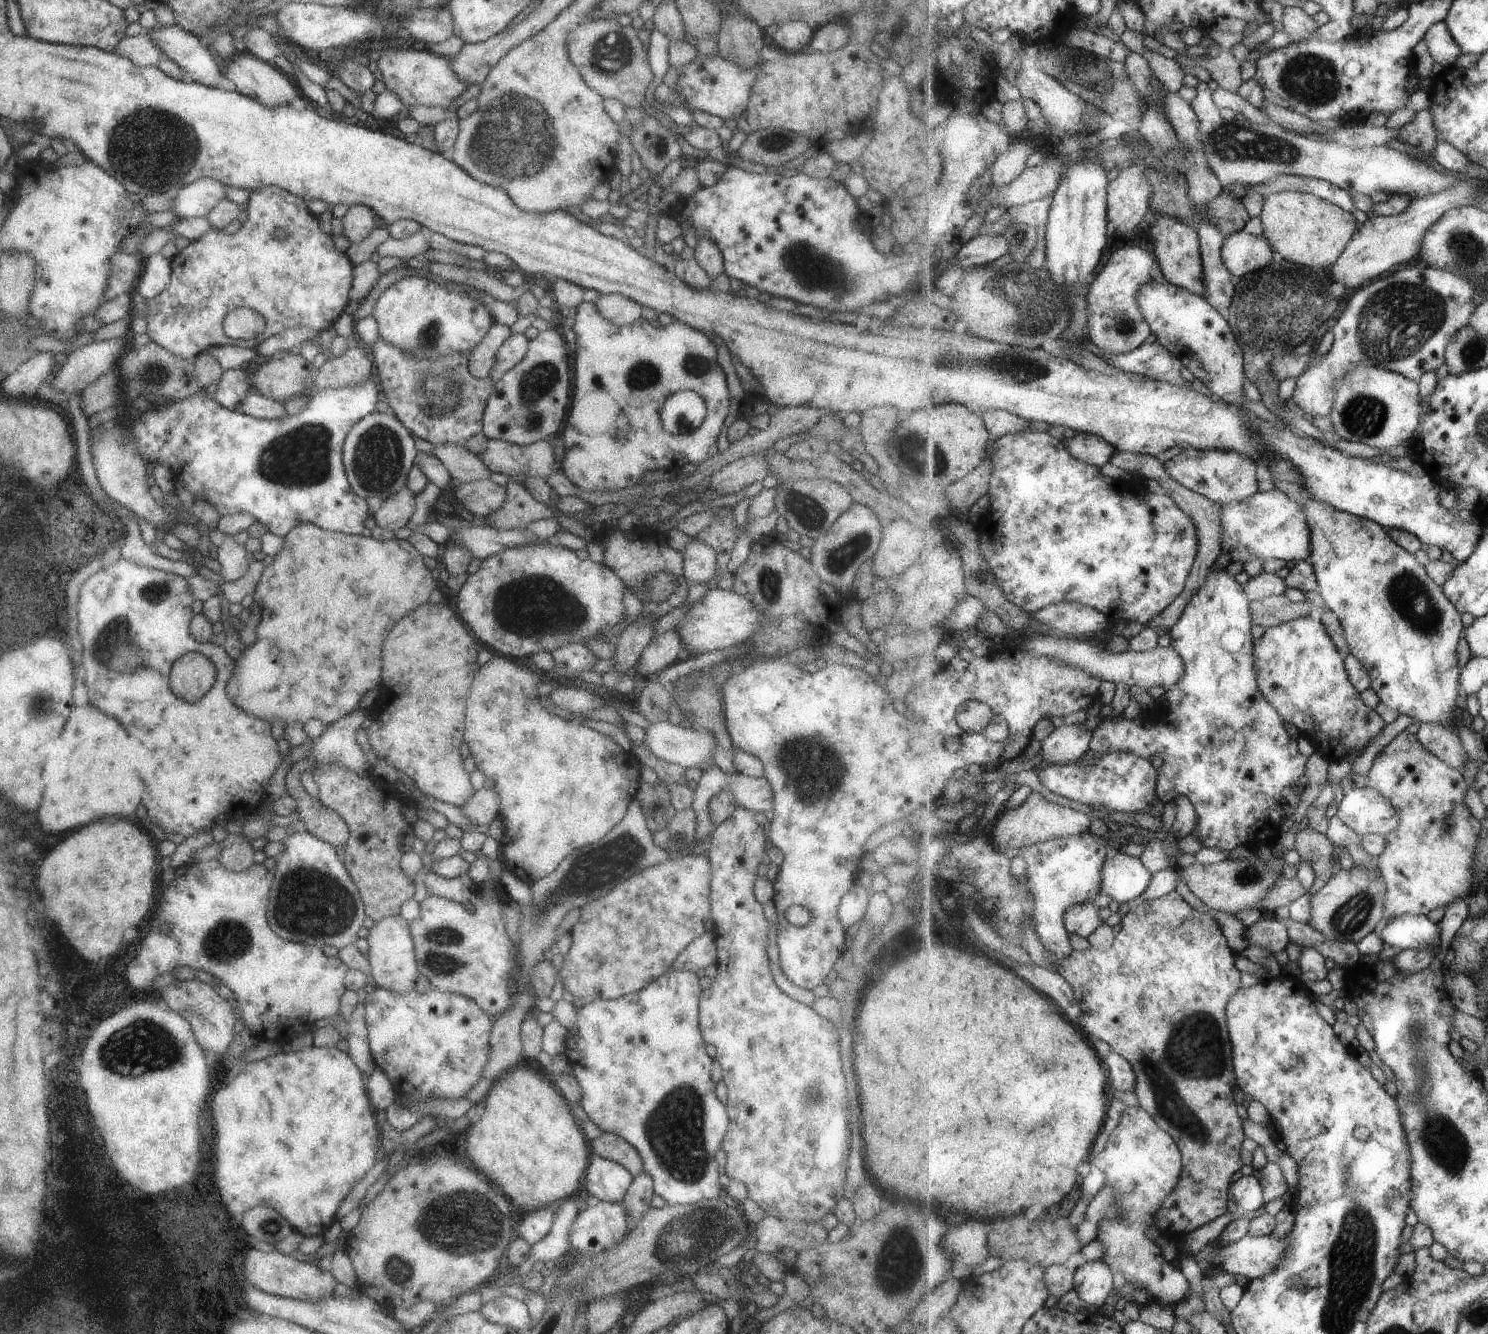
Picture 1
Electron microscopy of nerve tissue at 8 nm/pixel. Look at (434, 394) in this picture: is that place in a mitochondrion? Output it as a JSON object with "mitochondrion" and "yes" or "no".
{"mitochondrion":"yes"}

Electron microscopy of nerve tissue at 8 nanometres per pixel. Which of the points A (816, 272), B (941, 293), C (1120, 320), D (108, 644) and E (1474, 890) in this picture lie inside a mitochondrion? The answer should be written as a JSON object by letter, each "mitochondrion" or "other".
{"A":"mitochondrion","B":"other","C":"mitochondrion","D":"mitochondrion","E":"other"}

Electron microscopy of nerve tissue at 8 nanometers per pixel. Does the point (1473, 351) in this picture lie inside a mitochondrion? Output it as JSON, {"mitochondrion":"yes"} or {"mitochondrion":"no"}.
{"mitochondrion":"yes"}

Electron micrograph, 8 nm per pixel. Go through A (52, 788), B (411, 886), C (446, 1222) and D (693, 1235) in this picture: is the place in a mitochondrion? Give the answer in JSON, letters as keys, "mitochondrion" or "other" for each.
{"A":"other","B":"other","C":"mitochondrion","D":"mitochondrion"}

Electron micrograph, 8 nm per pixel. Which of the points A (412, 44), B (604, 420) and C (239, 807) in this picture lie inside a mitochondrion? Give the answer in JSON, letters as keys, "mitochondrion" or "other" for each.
{"A":"other","B":"other","C":"other"}

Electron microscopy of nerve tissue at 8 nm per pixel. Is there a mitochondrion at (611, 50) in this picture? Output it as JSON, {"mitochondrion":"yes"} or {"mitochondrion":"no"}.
{"mitochondrion":"yes"}

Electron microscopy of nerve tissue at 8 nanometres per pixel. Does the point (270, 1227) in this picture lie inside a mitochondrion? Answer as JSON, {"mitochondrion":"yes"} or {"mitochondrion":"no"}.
{"mitochondrion":"yes"}

